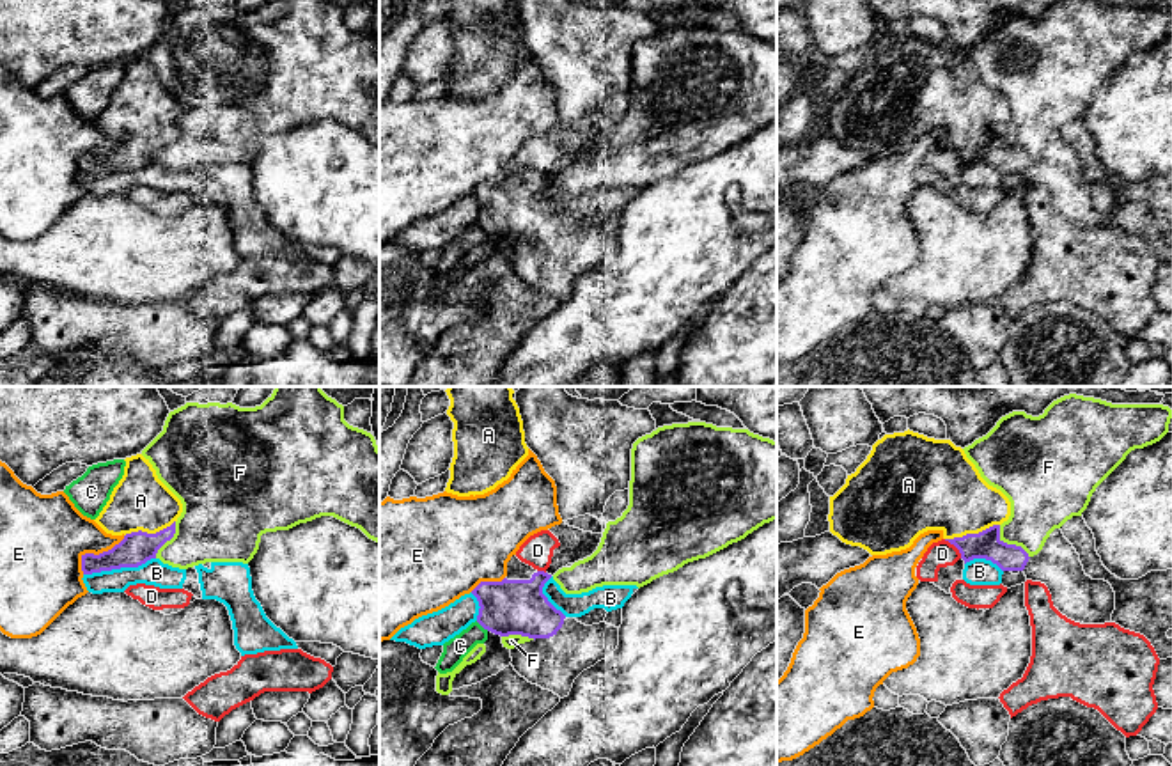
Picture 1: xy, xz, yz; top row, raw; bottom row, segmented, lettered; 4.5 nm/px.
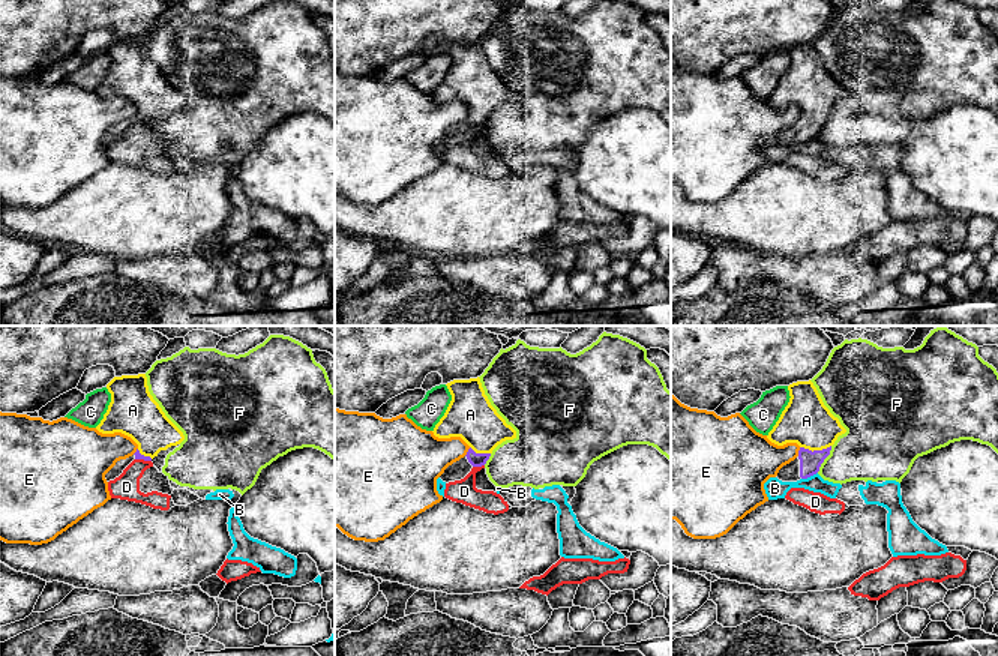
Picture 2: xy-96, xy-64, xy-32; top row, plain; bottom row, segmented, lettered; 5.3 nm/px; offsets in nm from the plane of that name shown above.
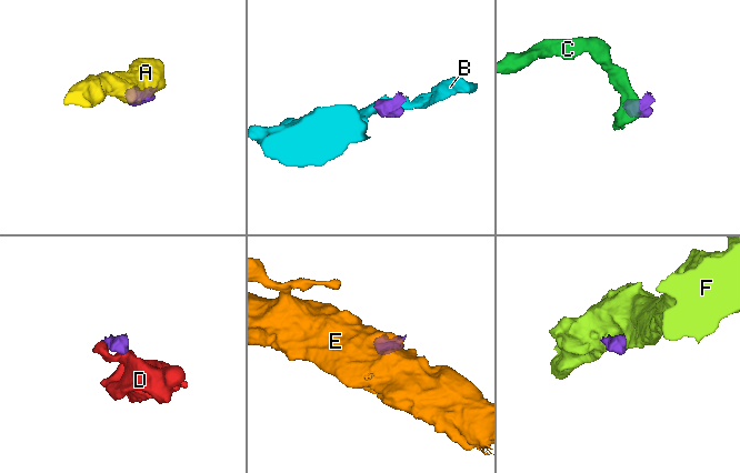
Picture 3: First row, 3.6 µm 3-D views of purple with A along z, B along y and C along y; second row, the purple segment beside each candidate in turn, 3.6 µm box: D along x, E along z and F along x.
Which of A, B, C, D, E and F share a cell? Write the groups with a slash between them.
A / B / C / D / E / F

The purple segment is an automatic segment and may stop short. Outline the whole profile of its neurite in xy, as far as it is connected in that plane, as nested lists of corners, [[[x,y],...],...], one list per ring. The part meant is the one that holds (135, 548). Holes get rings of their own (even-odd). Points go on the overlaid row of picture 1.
[[[142,454],[124,461],[122,479],[94,520],[106,534],[124,539],[99,555],[82,555],[83,574],[138,567],[156,559],[158,550],[176,534],[181,500],[158,479]]]

